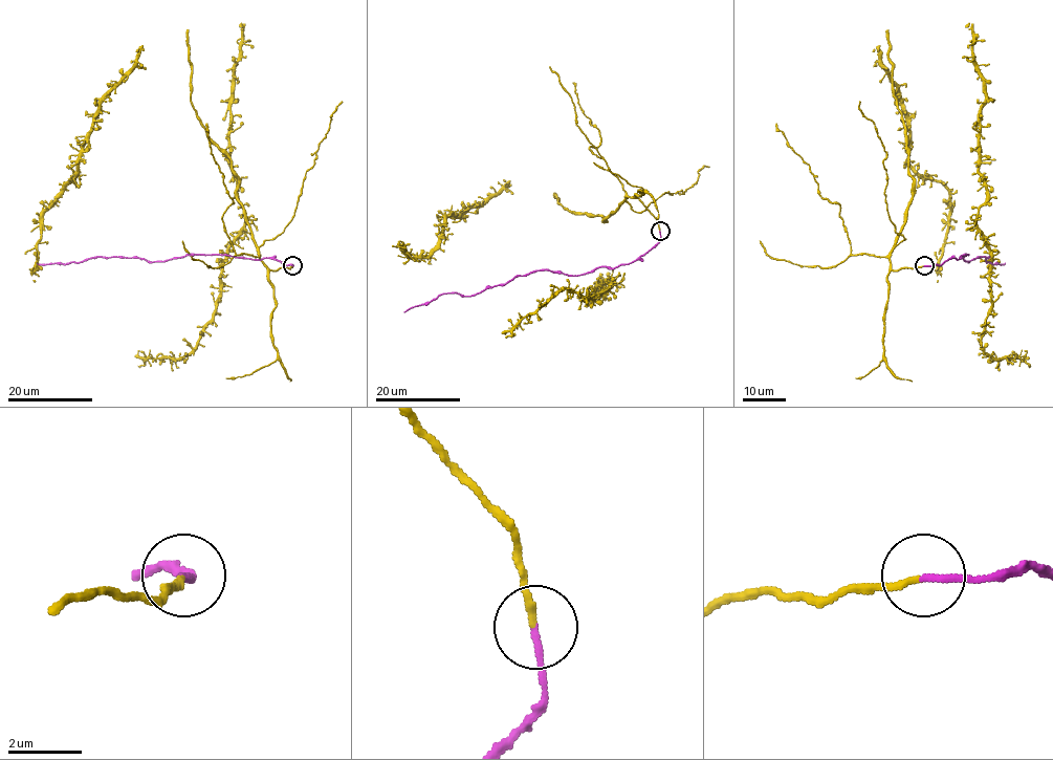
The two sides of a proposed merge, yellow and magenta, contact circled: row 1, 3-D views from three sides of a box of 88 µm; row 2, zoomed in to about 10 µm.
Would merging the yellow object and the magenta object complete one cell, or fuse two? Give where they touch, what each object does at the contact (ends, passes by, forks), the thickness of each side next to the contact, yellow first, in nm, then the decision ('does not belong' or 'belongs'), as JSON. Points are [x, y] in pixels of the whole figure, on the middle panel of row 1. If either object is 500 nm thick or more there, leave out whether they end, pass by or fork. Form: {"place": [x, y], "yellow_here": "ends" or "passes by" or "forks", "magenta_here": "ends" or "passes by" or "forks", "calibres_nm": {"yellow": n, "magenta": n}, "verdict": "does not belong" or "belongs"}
{"place": [660, 231], "yellow_here": "ends", "magenta_here": "ends", "calibres_nm": {"yellow": 170, "magenta": 180}, "verdict": "belongs"}

